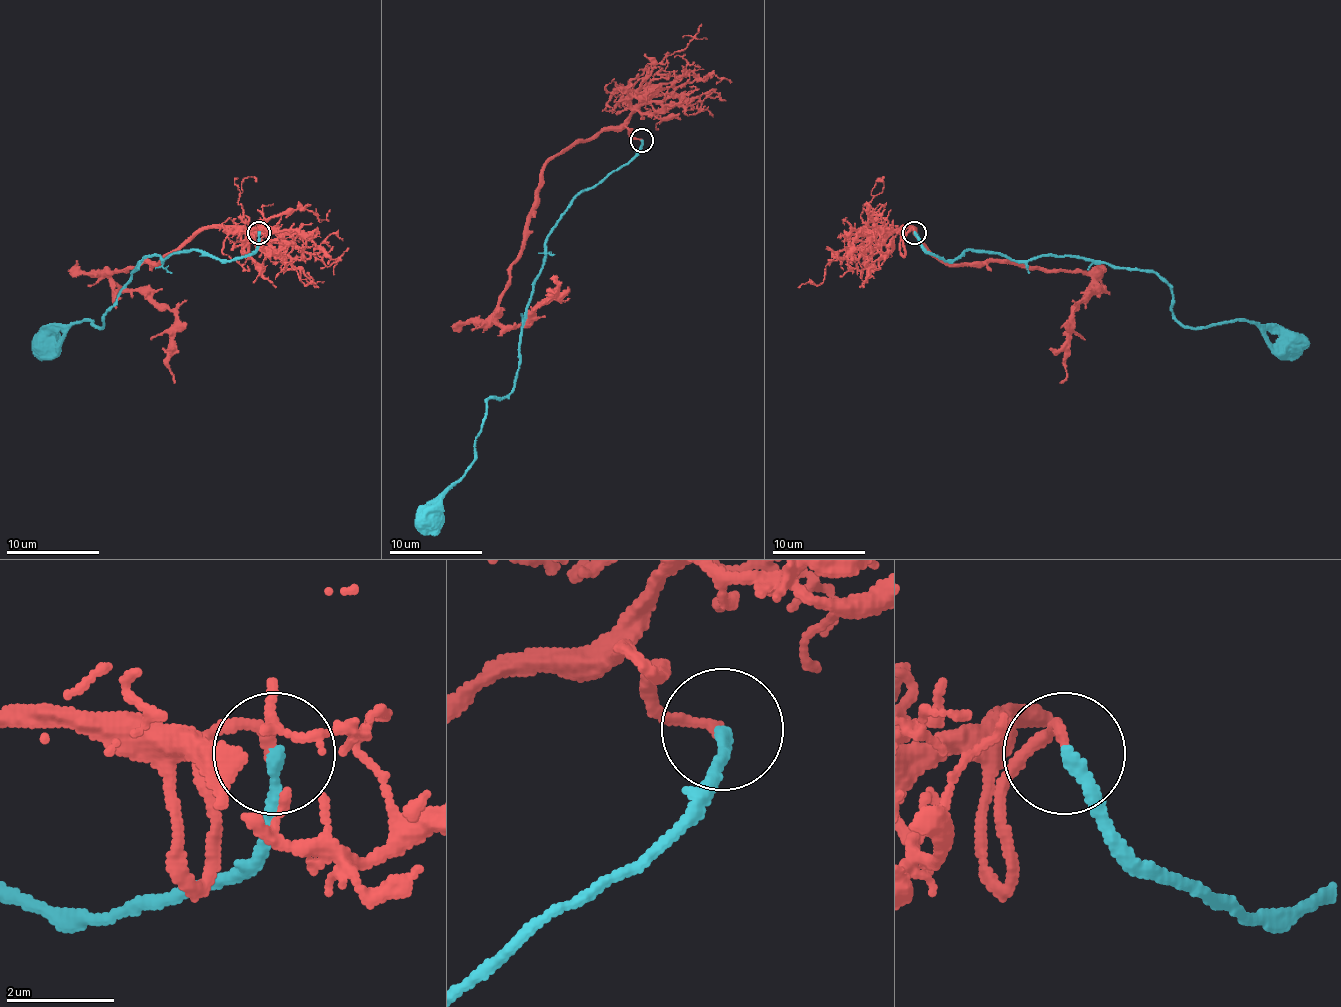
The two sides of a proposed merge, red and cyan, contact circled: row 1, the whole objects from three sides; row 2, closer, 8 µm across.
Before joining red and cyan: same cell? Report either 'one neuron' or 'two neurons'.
one neuron

